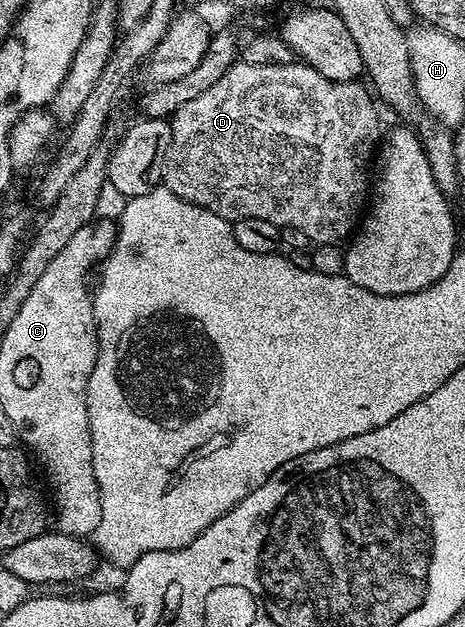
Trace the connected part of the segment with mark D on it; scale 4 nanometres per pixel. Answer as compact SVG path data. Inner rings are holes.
M235 63L225 72L223 79L219 79L219 83L207 87L203 91L203 95L191 99L191 103L183 103L179 107L179 111L173 113L170 127L171 145L163 166L164 185L171 191L175 191L175 195L179 199L195 203L230 223L239 219L267 219L267 223L275 223L280 229L302 228L307 238L318 245L336 245L344 242L358 228L359 222L366 212L367 198L371 193L369 168L372 165L374 168L375 154L378 152L379 142L383 137L381 117L377 114L378 102L375 100L374 94L364 84L362 84L363 86L361 84L360 80L332 81L319 75L319 71L315 71L304 63L292 65Z

